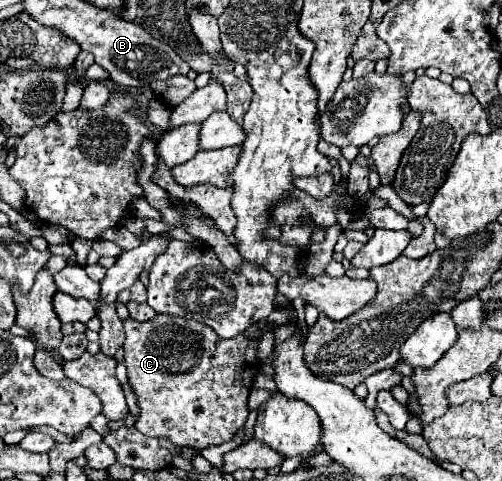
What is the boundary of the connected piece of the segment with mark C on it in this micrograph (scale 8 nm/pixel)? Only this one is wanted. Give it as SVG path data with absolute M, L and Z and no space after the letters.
M158 315L156 319L146 323L126 319L124 331L124 363L140 405L140 419L134 427L148 437L168 439L176 447L190 445L196 449L204 449L210 445L232 441L234 435L244 427L248 417L246 401L254 377L260 369L260 363L256 359L258 339L250 341L242 333L232 339L220 339L210 327L174 315Z

